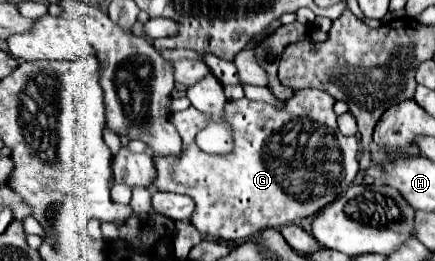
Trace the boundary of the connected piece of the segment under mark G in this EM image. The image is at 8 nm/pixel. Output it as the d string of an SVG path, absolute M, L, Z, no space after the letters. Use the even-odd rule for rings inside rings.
M298 89L290 99L284 101L282 107L262 101L248 101L246 97L228 101L224 107L224 119L232 127L234 151L226 155L204 153L194 141L196 133L210 123L210 115L202 115L202 111L196 107L174 113L170 121L182 137L182 153L176 157L172 167L166 163L166 175L156 173L150 187L156 191L190 195L198 205L198 209L192 213L192 225L204 233L216 233L220 239L246 239L262 229L278 229L294 223L300 217L310 217L346 191L358 173L358 139L346 137L338 131L336 113L332 111L334 103L336 101L326 95L326 91L318 89Z

